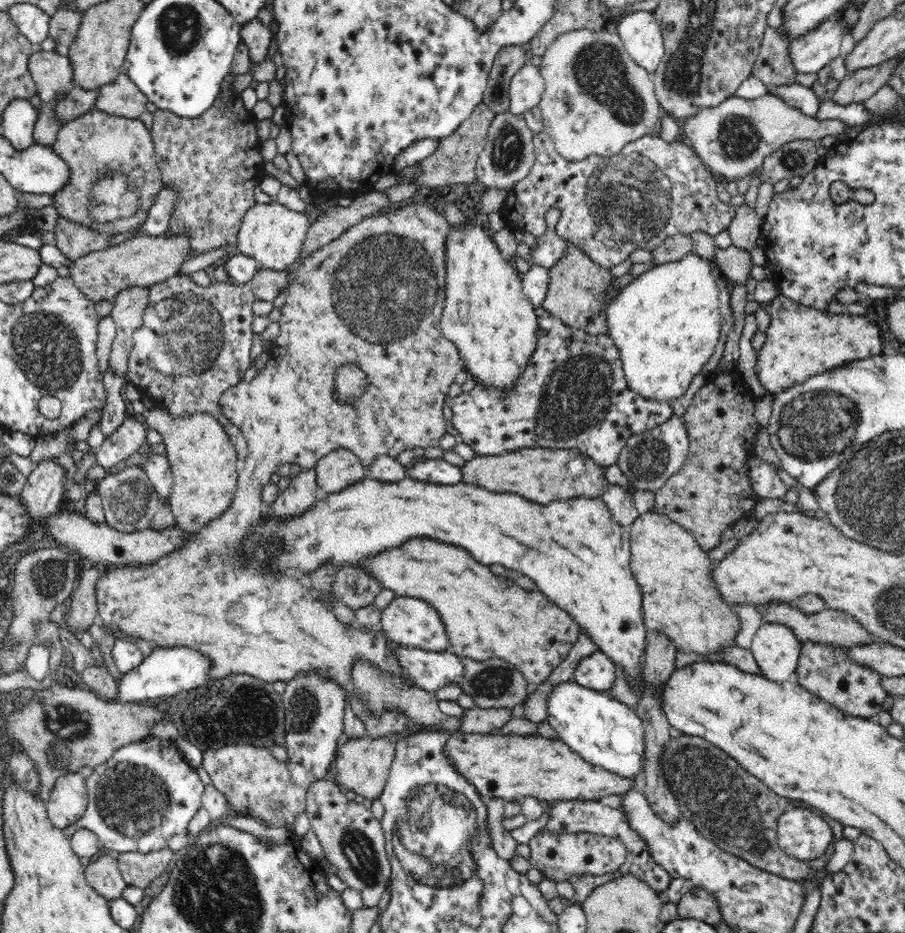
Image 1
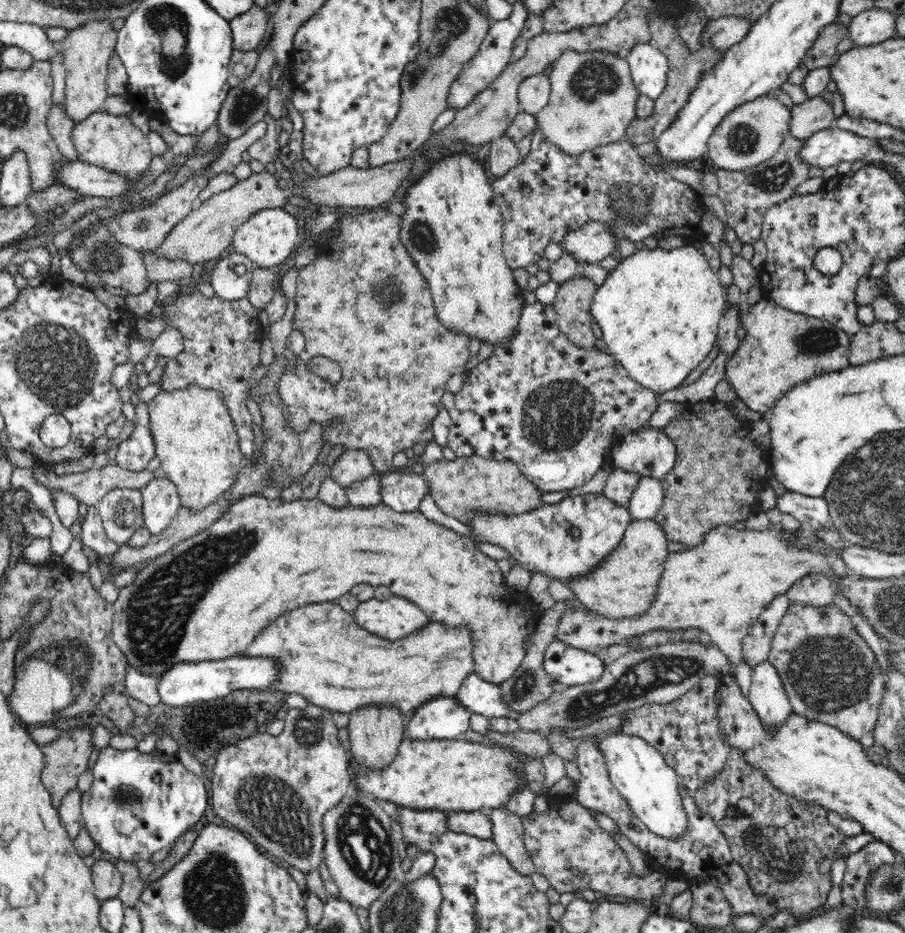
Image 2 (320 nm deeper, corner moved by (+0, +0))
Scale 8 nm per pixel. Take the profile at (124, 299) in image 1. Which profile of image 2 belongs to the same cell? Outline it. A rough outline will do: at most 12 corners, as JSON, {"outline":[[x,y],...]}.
{"outline":[[104,224],[73,236],[67,250],[81,271],[147,290],[140,251],[116,242]]}

